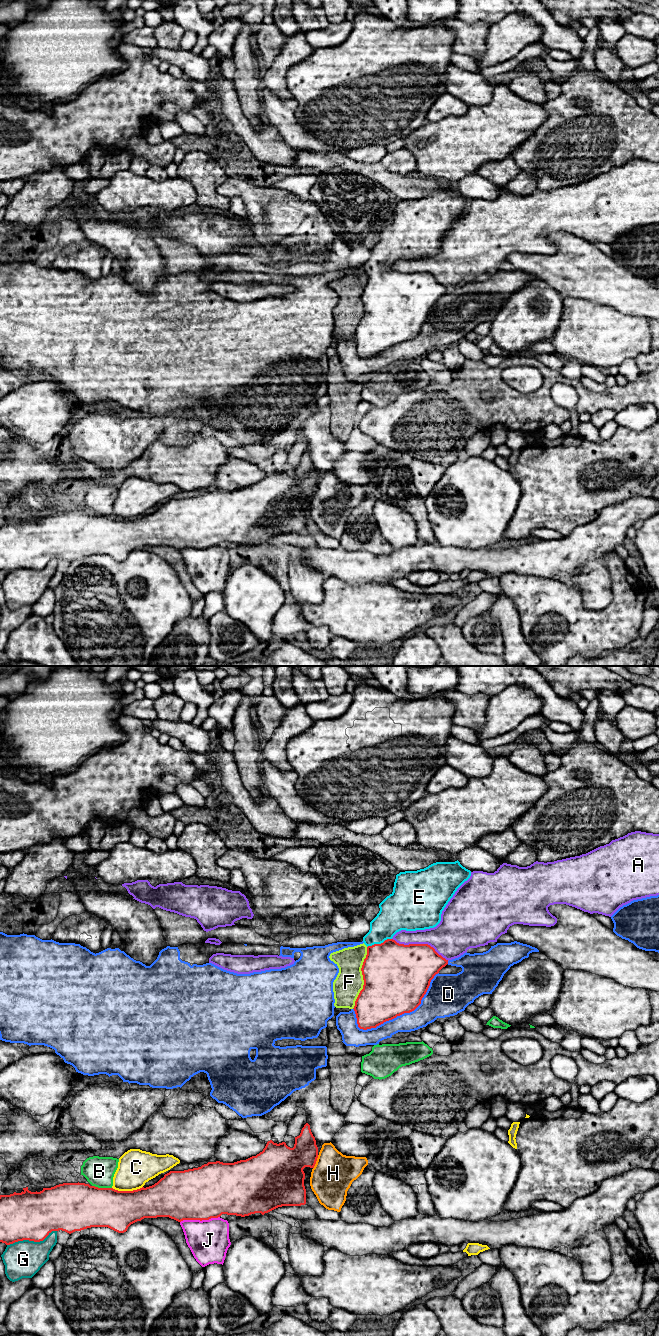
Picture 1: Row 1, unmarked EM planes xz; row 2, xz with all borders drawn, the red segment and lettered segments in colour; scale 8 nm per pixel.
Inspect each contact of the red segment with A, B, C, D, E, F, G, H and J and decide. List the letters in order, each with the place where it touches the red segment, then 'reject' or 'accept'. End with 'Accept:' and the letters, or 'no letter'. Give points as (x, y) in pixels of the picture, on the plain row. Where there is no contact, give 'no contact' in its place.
A: contact xz (420, 272); reject
B: contact xz (102, 516); reject
C: contact xz (127, 519); reject
D: contact xz (404, 340); reject
E: contact xz (379, 272); accept
F: contact xz (363, 306); reject
G: contact xz (31, 568); reject
H: contact xz (315, 490); reject
J: contact xz (199, 547); reject
Accept: E

